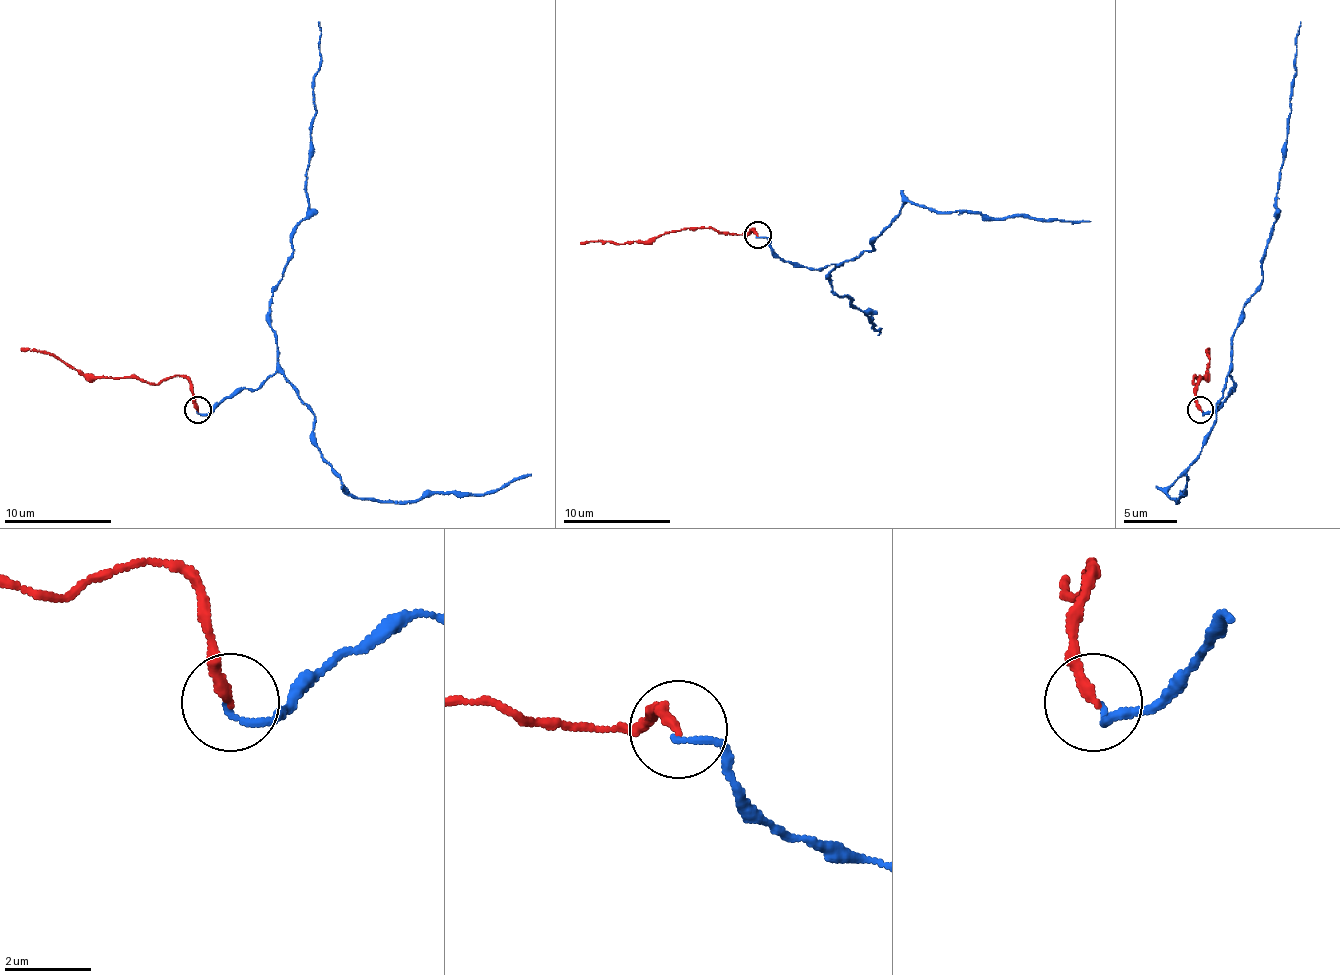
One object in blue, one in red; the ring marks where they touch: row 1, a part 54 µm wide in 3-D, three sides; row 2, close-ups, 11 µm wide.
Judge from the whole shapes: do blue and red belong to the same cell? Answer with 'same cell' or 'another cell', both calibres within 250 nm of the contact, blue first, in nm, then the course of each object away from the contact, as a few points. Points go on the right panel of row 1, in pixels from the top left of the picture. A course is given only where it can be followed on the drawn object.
same cell; calibres 120 and 240 nm; course blue (1201, 410), (1211, 413), (1235, 389), (1233, 333), (1243, 303), (1262, 279), (1278, 172), (1286, 148), (1300, 22); course red (1201, 410), (1195, 386), (1201, 376), (1193, 384), (1193, 378), (1203, 378), (1209, 365), (1206, 354), (1209, 349)

